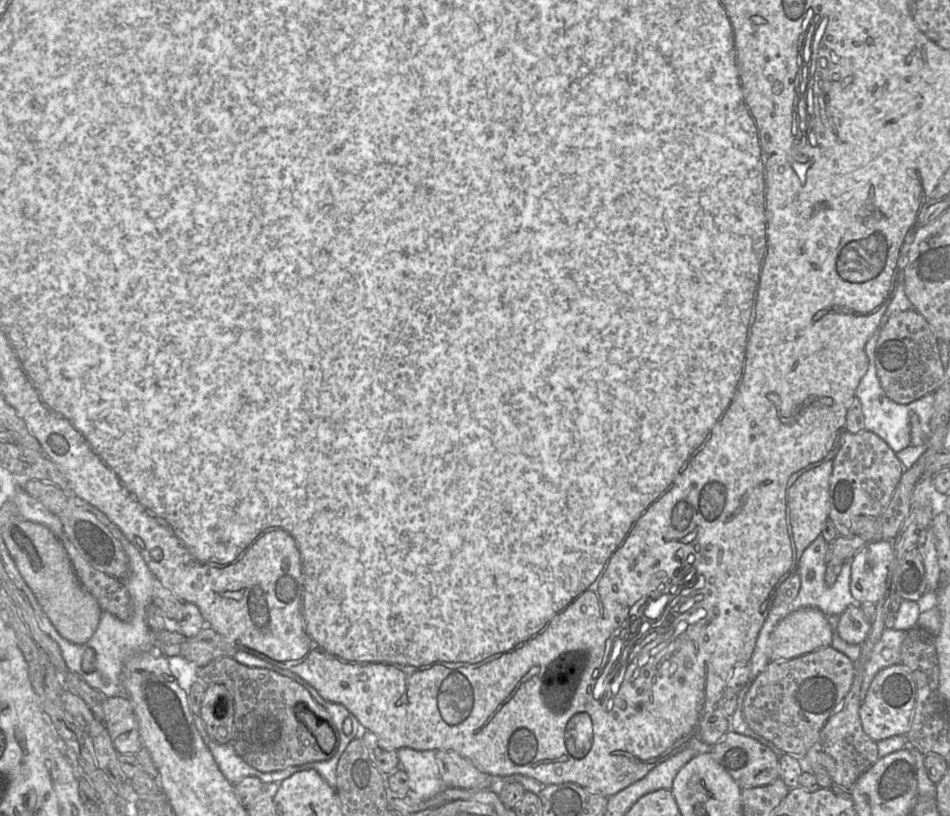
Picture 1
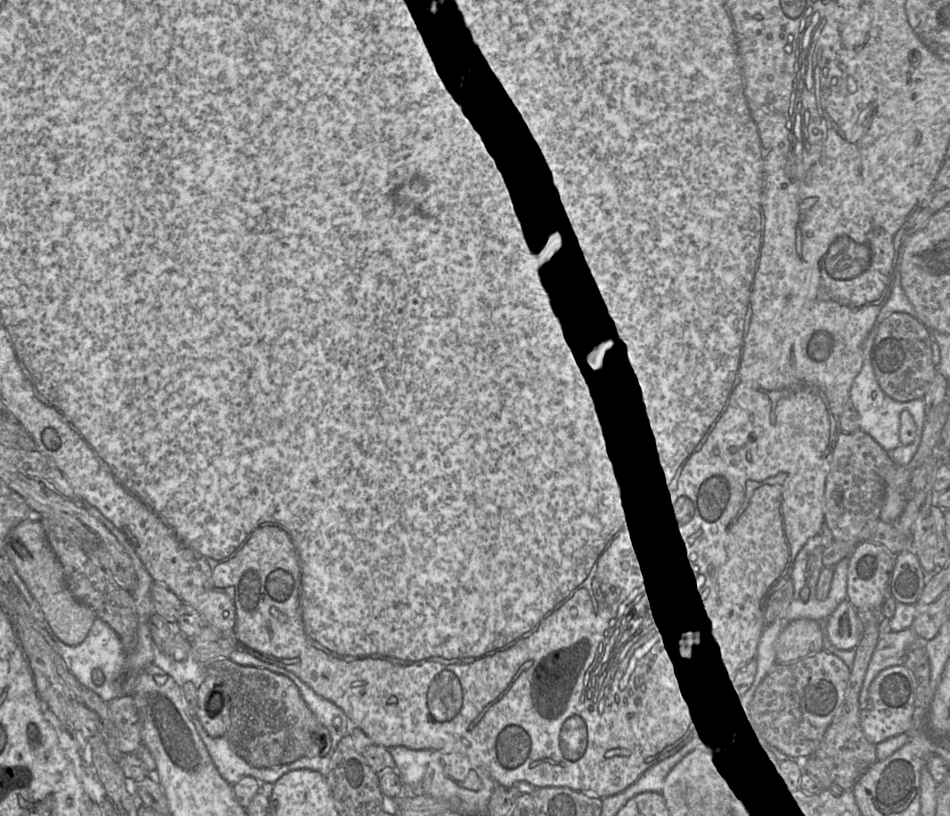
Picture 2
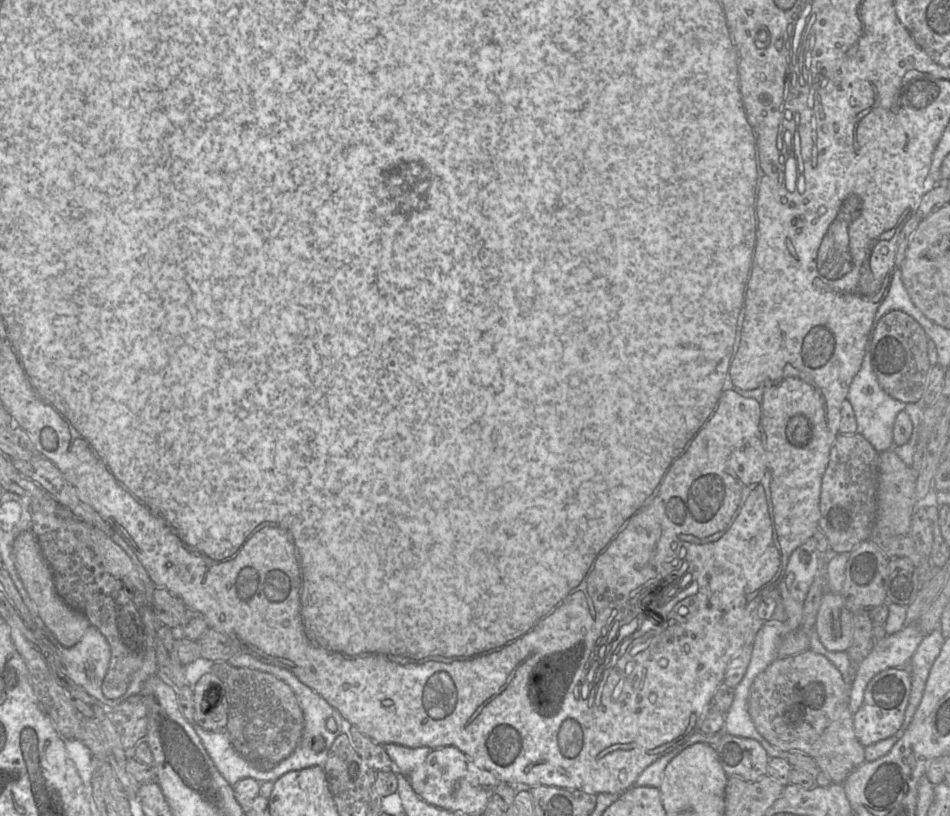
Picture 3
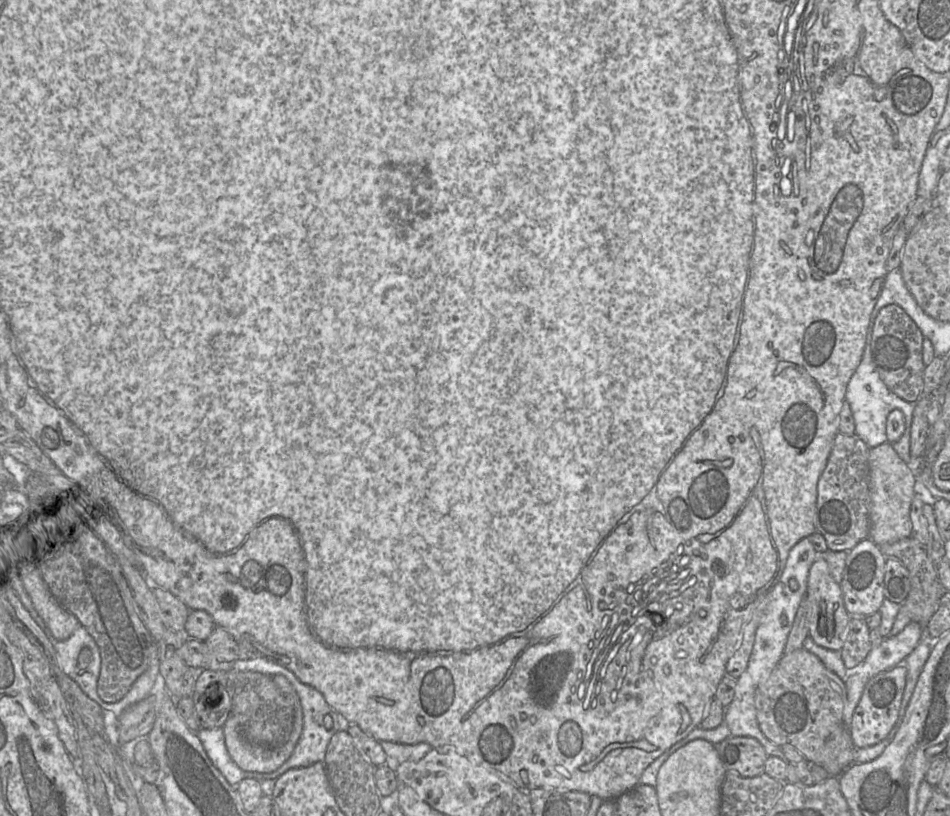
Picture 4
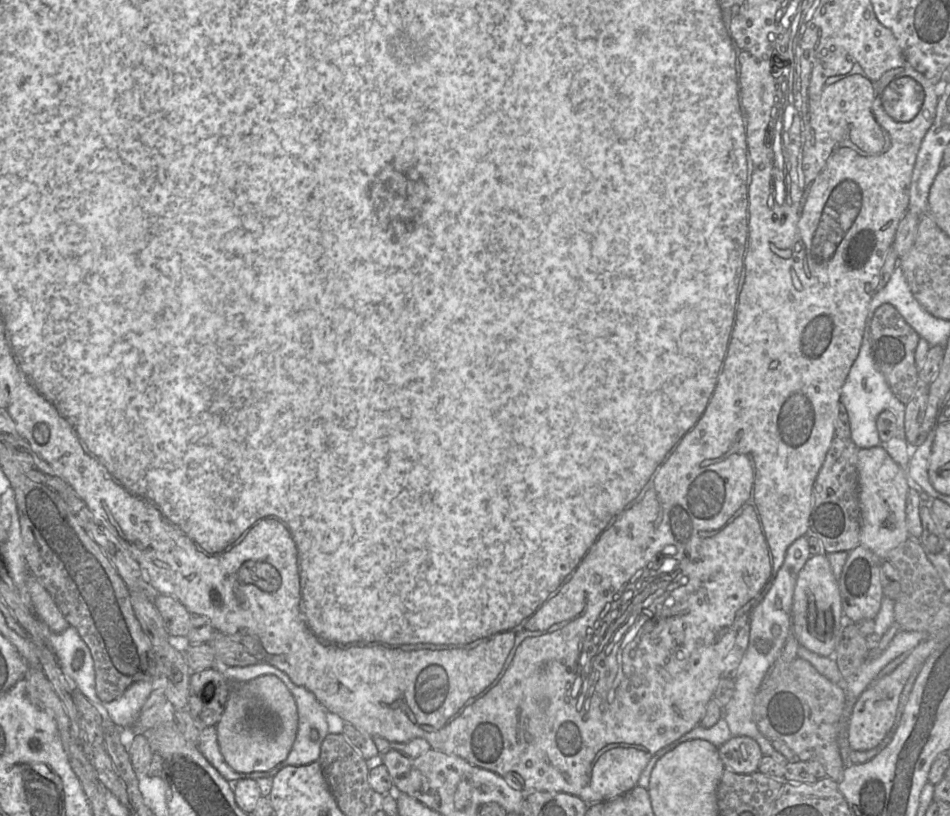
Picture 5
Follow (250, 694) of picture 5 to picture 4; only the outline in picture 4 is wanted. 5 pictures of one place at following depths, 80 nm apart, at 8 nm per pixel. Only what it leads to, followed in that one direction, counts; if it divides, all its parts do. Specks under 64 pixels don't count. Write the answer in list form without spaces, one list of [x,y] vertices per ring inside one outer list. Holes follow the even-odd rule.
[[[269,675],[278,688],[290,699],[294,706],[293,728],[287,742],[277,748],[269,748],[247,741],[241,733],[237,720],[231,715],[222,727],[225,746],[232,760],[244,771],[257,773],[271,773],[277,770],[292,754],[303,728],[303,715],[299,698],[288,680],[282,675]]]

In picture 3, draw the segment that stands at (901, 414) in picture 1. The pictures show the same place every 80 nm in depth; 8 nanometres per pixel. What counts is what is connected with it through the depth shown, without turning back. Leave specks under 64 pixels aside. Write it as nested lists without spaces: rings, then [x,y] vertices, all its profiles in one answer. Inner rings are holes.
[[[869,348],[865,352],[860,369],[851,382],[847,400],[851,403],[855,414],[857,433],[867,439],[878,453],[892,449],[895,445],[893,442],[893,426],[900,411],[905,411],[909,415],[913,424],[913,432],[918,432],[922,421],[923,407],[919,403],[901,402],[889,396],[881,388],[872,369]]]

